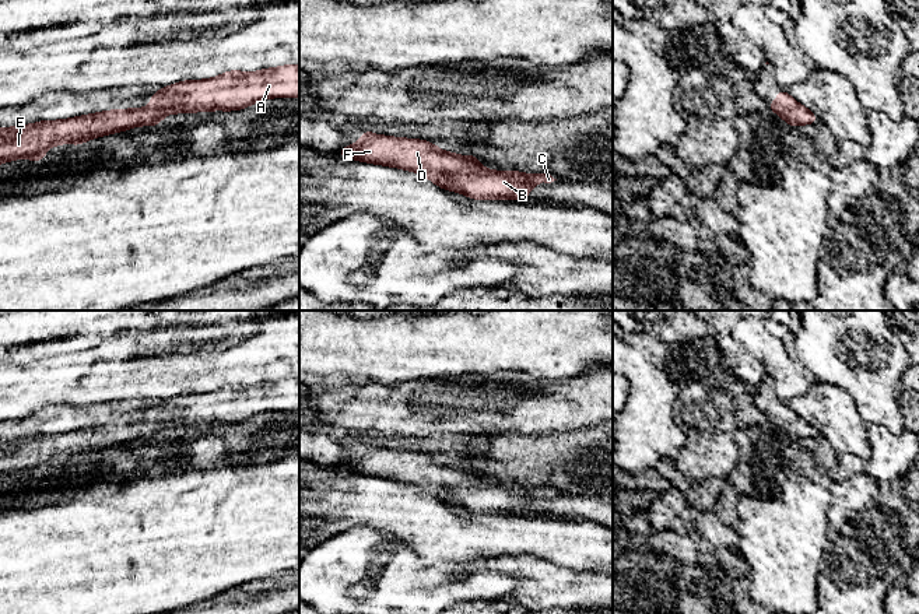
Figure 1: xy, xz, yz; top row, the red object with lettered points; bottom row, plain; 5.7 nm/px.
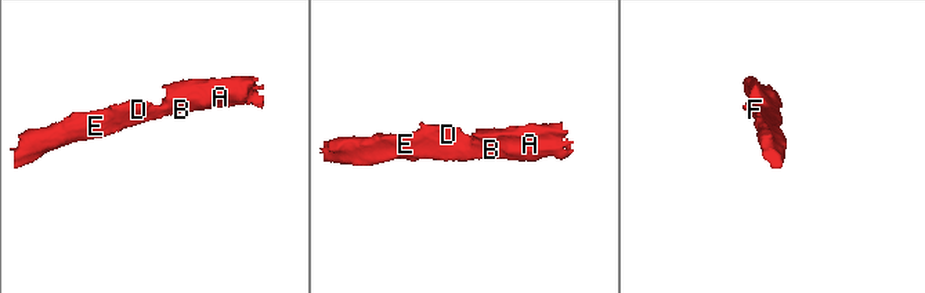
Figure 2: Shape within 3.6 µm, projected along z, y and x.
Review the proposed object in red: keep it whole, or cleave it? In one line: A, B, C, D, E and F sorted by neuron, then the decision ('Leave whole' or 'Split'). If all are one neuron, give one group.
Groups: A B C D E F. Leave whole

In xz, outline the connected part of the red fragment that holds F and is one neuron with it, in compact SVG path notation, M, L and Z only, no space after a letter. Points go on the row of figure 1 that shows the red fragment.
M366 129L355 144L336 152L343 158L420 172L436 186L474 200L525 200L536 183L557 180L544 172L488 171L473 154L460 157L425 140L379 136Z

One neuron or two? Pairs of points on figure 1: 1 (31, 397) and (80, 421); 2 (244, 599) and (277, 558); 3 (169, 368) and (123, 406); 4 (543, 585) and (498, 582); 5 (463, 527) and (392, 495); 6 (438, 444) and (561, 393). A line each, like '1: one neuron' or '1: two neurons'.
1: two neurons
2: two neurons
3: two neurons
4: two neurons
5: one neuron
6: two neurons

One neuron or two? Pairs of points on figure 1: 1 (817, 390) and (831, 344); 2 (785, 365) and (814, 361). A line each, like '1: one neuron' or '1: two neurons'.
1: two neurons
2: two neurons

